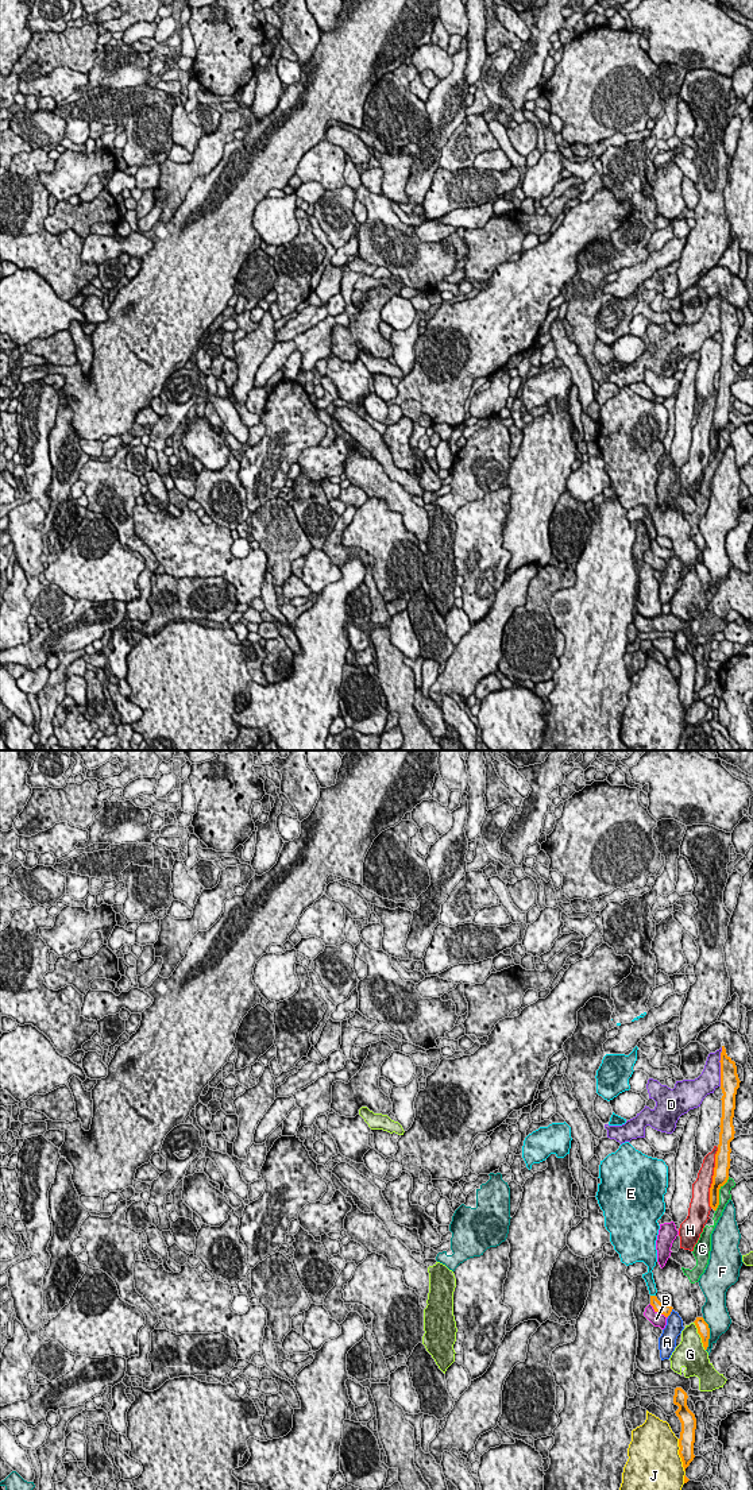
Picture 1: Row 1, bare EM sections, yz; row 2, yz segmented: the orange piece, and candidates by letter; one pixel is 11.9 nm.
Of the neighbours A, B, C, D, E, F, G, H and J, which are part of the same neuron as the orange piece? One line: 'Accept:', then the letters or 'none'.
Accept: none

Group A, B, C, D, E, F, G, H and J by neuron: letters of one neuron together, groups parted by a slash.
A / B / C / D / E / F / G / H / J

